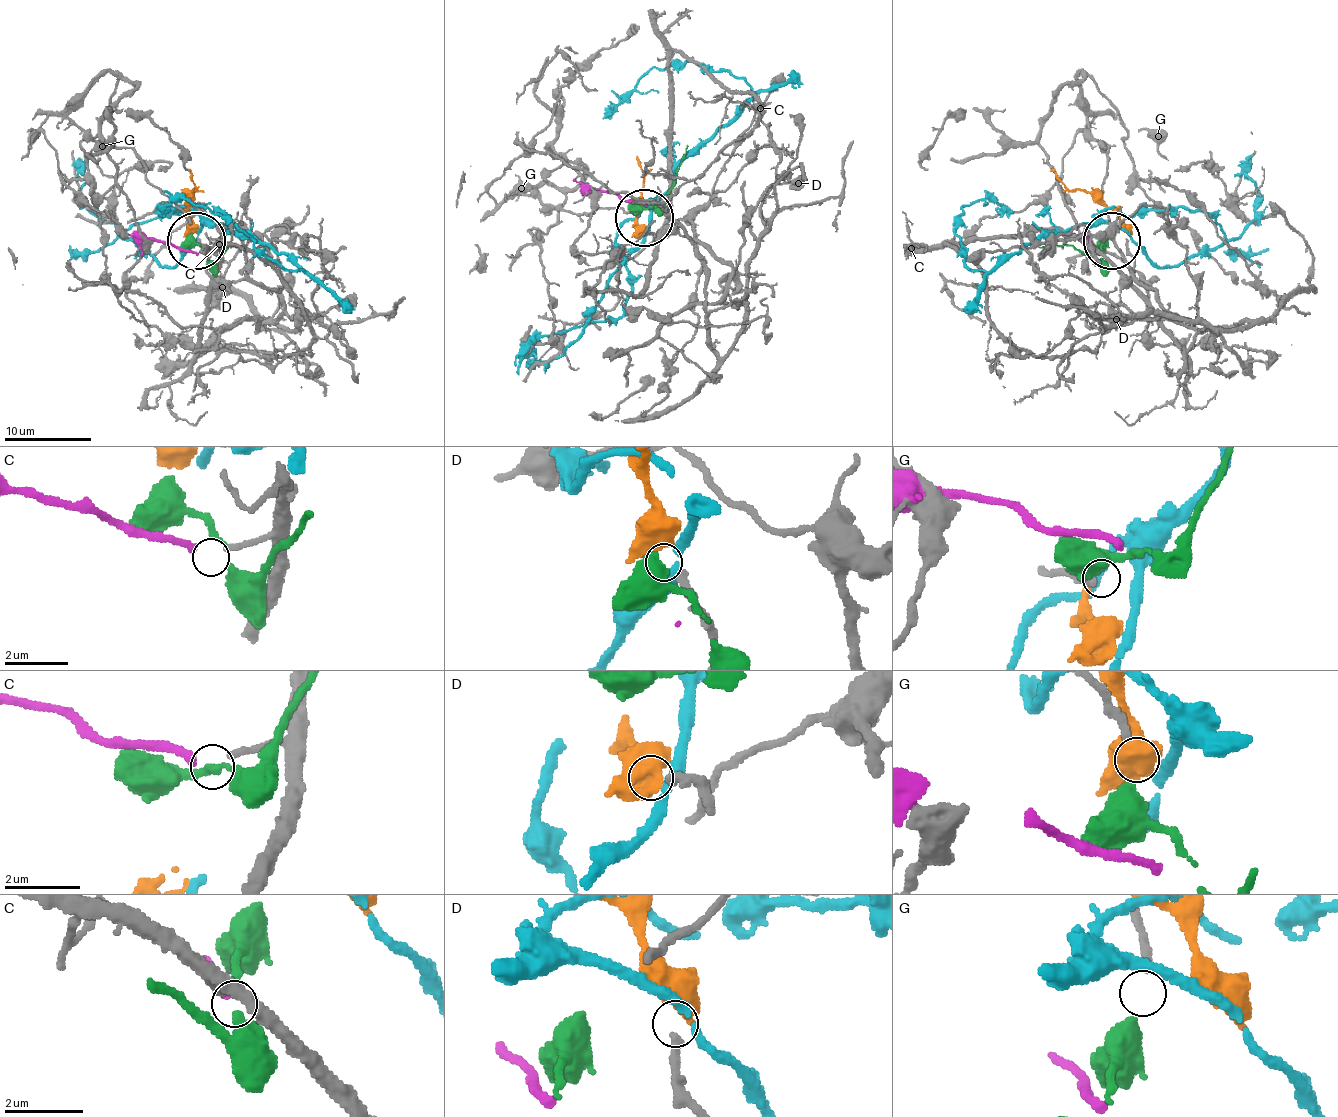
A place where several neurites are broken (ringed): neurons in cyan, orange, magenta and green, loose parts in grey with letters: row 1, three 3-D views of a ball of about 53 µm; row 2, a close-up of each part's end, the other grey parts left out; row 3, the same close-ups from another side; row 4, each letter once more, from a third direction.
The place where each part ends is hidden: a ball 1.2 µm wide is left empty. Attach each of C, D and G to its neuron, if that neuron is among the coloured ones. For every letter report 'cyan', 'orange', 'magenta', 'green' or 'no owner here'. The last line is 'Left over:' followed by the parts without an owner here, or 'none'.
C: no owner here
D: orange
G: green
Left over: C

